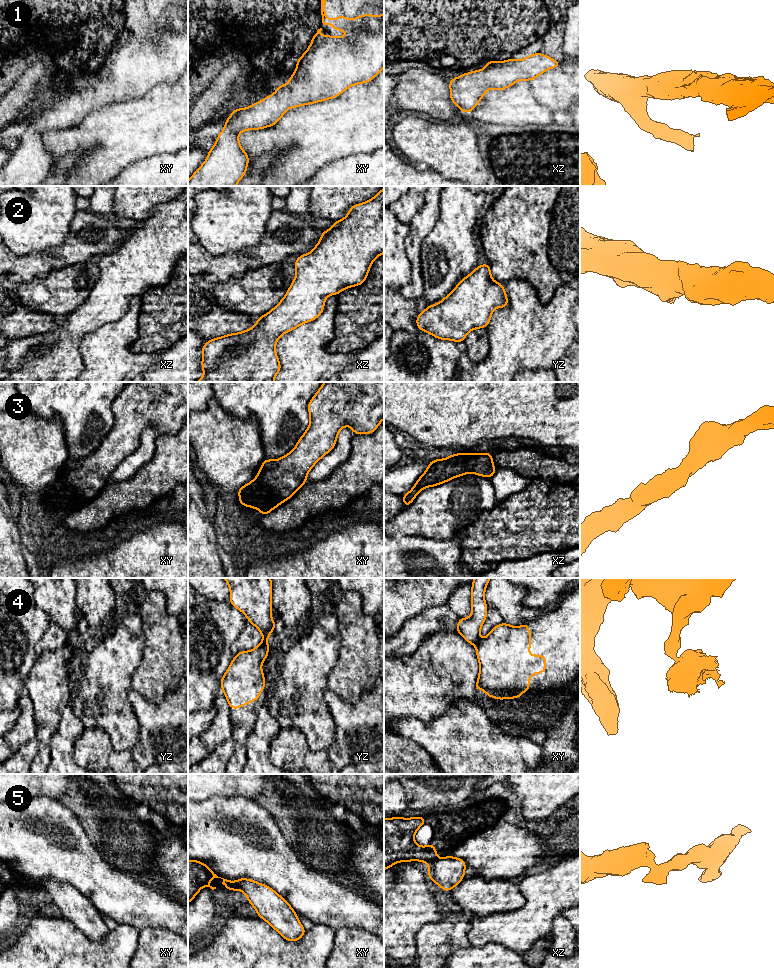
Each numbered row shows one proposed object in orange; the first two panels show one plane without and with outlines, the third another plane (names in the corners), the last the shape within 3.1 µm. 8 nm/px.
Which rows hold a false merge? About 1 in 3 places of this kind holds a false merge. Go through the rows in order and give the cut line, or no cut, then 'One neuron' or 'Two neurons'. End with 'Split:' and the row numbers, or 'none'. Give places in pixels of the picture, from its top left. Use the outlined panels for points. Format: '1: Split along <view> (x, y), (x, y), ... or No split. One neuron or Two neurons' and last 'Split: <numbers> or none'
1: No split. One neuron
2: No split. One neuron
3: No split. One neuron
4: Split along yz (262, 641), (267, 644). Two neurons
5: Split along xy (235, 881), (239, 889). Two neurons
Split: 4, 5

